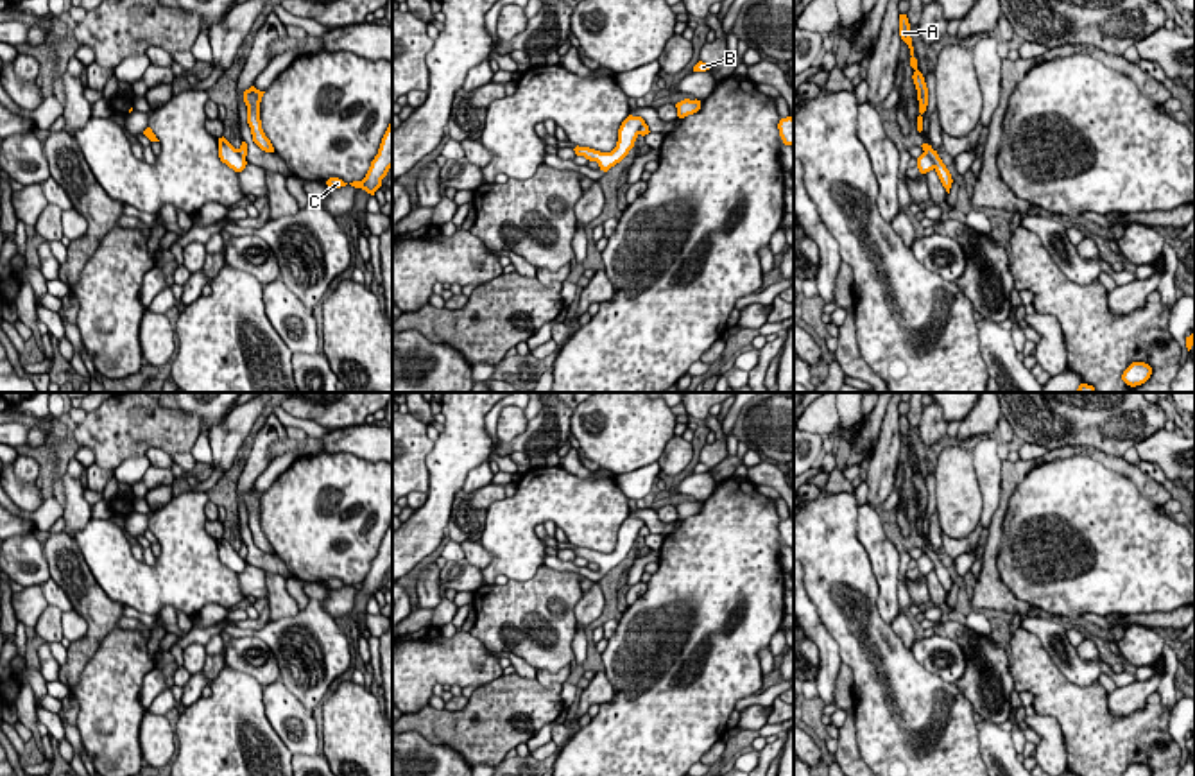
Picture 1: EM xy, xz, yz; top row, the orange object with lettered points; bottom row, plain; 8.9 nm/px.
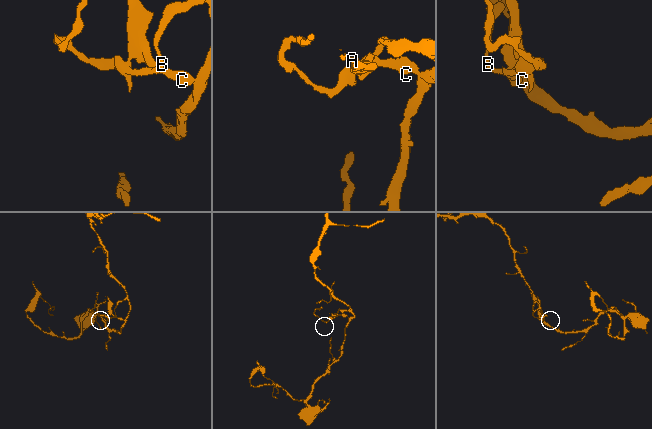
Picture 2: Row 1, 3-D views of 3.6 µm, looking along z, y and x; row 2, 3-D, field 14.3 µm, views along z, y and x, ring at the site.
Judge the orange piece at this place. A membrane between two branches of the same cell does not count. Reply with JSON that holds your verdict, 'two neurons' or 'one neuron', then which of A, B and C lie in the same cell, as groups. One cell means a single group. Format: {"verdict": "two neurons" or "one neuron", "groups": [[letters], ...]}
{"verdict": "one neuron", "groups": [["A", "B", "C"]]}

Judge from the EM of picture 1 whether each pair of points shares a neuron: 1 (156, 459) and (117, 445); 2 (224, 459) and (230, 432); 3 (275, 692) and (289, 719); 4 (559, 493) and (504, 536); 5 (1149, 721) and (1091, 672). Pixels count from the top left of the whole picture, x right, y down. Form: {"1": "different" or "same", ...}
{"1": "different", "2": "same", "3": "same", "4": "same", "5": "different"}

